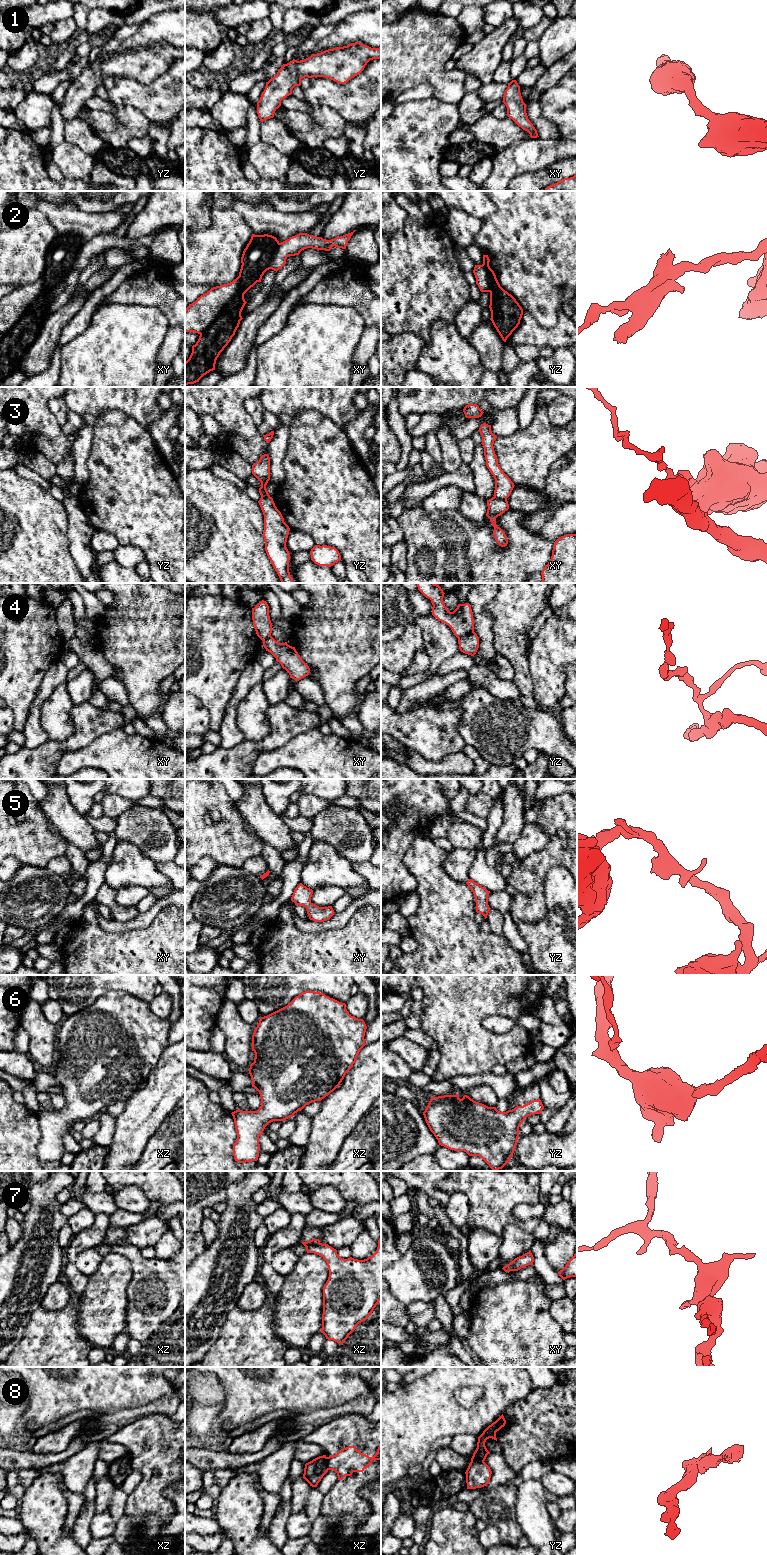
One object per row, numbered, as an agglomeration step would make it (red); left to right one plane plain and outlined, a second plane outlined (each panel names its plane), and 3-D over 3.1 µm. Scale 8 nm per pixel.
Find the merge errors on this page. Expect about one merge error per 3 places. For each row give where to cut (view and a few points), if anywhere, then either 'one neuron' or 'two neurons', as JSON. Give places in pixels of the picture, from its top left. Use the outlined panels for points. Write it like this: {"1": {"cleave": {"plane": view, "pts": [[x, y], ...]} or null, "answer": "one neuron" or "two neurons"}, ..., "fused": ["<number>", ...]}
{"1": {"cleave": null, "answer": "one neuron"}, "2": {"cleave": {"plane": "xy", "pts": [[239, 276], [237, 293], [200, 334]]}, "answer": "two neurons"}, "3": {"cleave": {"plane": "xy", "pts": [[494, 496], [506, 500]]}, "answer": "two neurons"}, "4": {"cleave": {"plane": "yz", "pts": [[473, 630], [458, 638]]}, "answer": "two neurons"}, "5": {"cleave": null, "answer": "one neuron"}, "6": {"cleave": null, "answer": "one neuron"}, "7": {"cleave": null, "answer": "one neuron"}, "8": {"cleave": {"plane": "xz", "pts": [[326, 1457], [326, 1465], [329, 1469]]}, "answer": "two neurons"}, "fused": ["2", "3", "4", "8"]}

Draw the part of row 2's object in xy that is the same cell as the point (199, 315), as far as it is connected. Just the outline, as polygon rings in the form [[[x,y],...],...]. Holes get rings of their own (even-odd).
[[[239,276],[230,283],[211,288],[207,293],[201,295],[195,302],[189,304],[185,309],[185,332],[201,334],[206,330],[220,314],[225,304],[232,300],[240,287]]]

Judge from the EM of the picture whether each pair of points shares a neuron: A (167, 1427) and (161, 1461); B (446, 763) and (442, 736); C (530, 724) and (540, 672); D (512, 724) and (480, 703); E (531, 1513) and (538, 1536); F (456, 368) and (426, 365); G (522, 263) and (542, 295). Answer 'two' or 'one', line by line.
A: one
B: two
C: two
D: one
E: one
F: one
G: one

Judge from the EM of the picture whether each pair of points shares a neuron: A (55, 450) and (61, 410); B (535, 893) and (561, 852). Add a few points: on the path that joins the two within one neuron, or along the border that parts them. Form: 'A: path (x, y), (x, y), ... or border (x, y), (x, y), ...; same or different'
A: border (48, 403), (50, 411), (61, 426); different
B: path (535, 882), (535, 874), (550, 859); same

